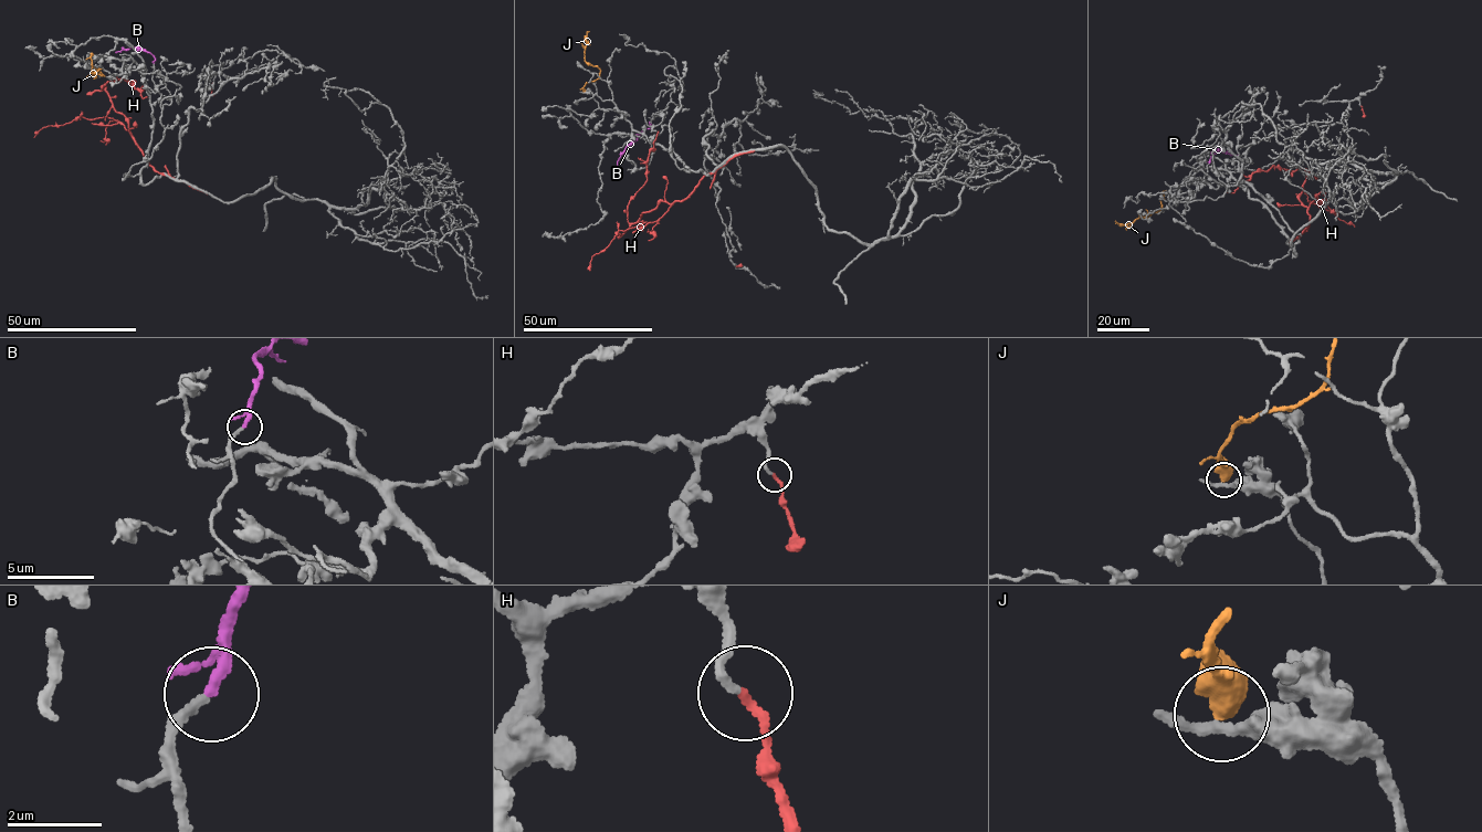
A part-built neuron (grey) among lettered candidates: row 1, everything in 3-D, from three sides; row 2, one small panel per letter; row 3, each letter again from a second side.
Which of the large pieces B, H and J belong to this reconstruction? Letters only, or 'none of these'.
B

